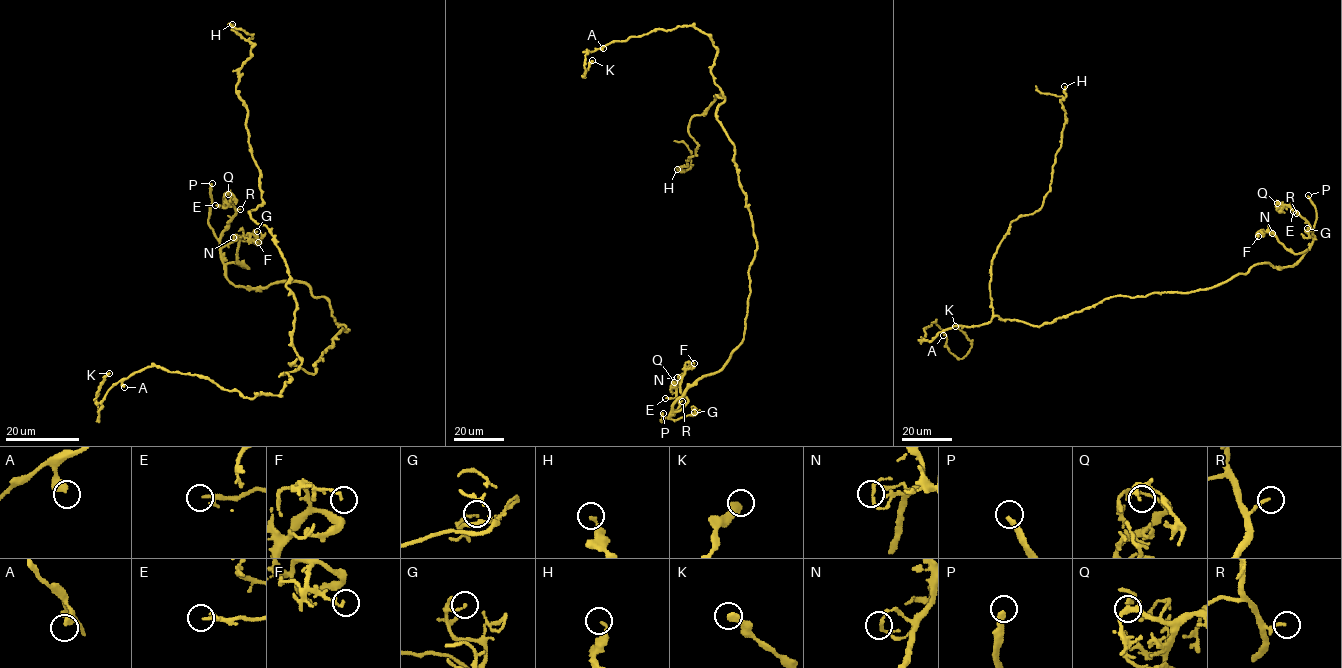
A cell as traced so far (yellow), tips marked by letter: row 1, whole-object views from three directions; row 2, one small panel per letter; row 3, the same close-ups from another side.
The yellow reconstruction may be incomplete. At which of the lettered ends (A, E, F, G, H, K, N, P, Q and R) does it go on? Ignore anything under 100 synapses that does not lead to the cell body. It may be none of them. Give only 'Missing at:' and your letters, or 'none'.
Missing at: P

